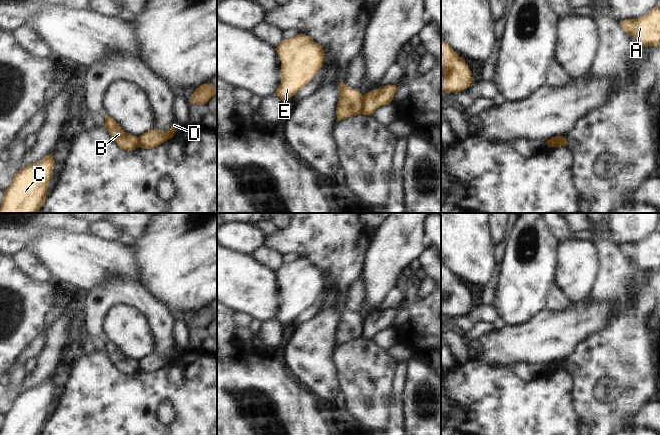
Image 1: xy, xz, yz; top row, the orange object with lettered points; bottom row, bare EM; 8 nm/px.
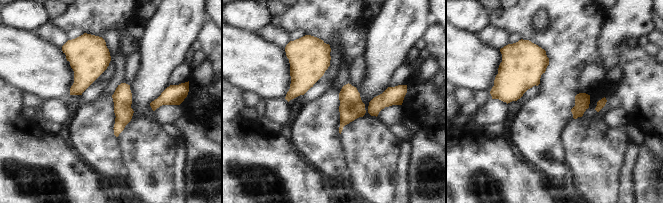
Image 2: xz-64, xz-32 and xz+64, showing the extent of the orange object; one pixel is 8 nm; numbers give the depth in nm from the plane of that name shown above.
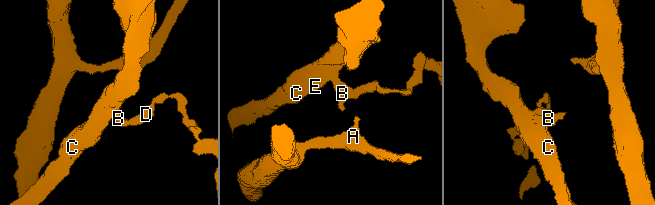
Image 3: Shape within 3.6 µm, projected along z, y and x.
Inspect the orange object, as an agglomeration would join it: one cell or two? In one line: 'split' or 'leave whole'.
split

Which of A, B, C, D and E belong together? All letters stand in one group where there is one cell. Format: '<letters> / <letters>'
A B C E / D

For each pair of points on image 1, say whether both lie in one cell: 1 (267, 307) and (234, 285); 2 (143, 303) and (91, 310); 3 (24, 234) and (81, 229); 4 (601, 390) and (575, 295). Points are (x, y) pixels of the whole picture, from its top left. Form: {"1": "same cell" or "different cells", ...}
{"1": "same cell", "2": "same cell", "3": "same cell", "4": "different cells"}

